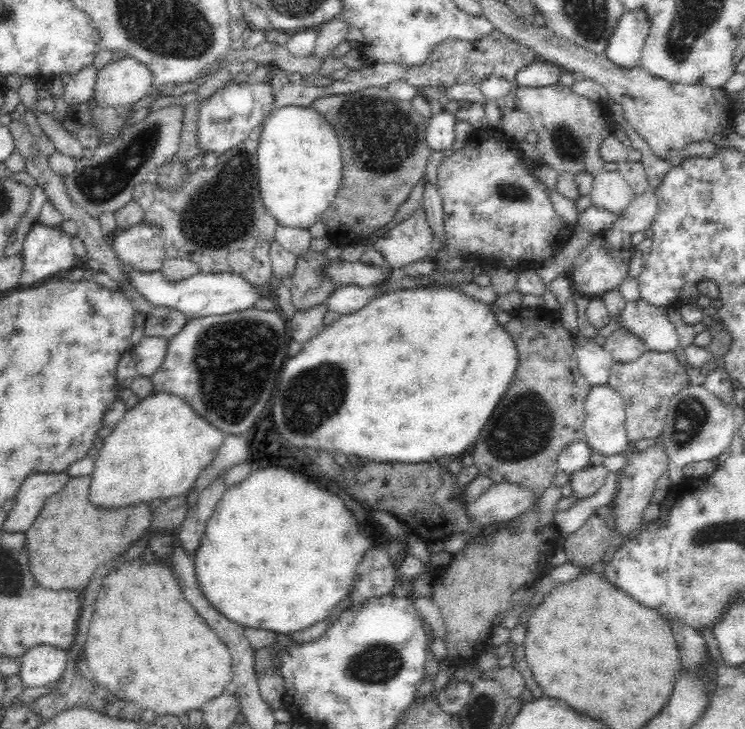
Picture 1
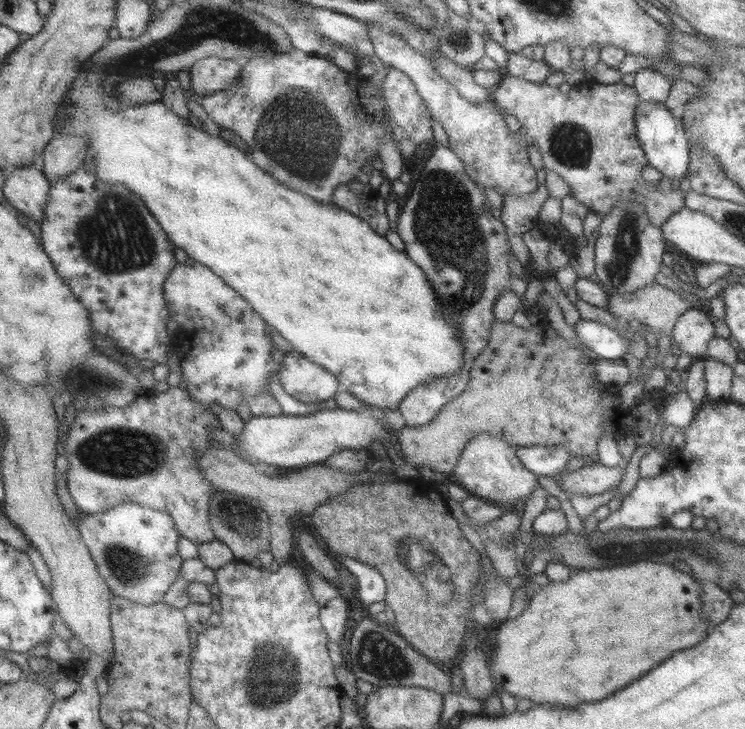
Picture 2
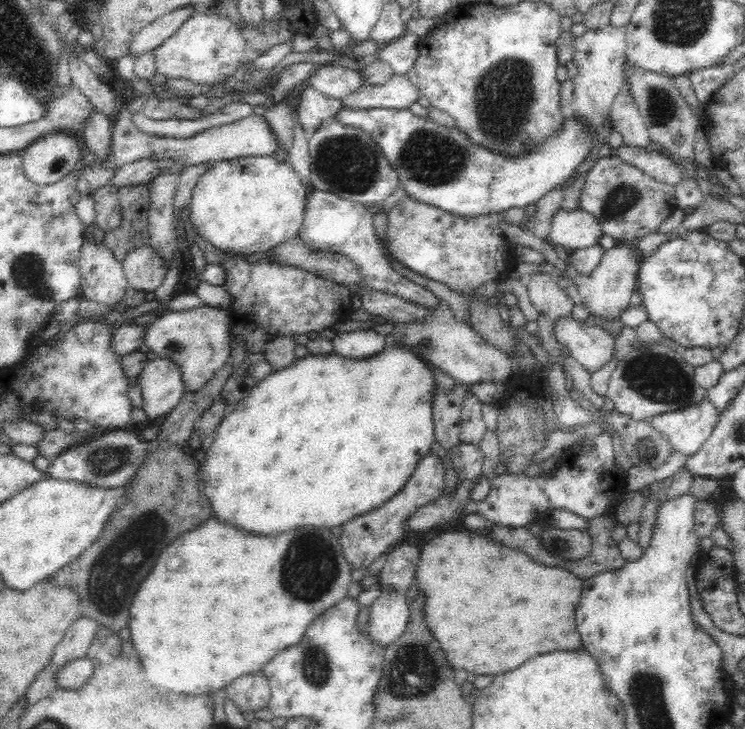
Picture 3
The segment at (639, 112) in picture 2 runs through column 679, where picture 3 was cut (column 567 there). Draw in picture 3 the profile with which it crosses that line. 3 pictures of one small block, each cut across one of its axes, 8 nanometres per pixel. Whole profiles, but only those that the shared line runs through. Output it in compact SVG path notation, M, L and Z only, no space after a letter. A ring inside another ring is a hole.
M342 107L335 112L333 118L342 124L358 127L371 134L371 138L379 144L389 164L396 170L399 183L404 186L406 196L436 206L460 218L476 218L482 214L498 214L510 208L526 208L534 205L548 192L559 188L570 179L594 146L602 145L598 144L597 136L586 125L586 121L574 114L565 116L560 130L551 134L542 146L522 156L503 156L498 152L493 152L471 142L458 128L446 128L434 122L430 117L422 119L406 108L398 110Z

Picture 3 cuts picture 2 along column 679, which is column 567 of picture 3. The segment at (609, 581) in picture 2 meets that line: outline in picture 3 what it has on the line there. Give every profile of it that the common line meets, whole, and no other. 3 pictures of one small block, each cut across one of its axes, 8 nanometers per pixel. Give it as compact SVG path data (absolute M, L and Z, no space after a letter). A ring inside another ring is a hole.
M457 531L442 532L436 536L432 536L430 540L426 540L421 545L420 564L417 566L416 574L417 583L419 584L419 592L426 594L426 623L428 628L432 630L432 634L436 636L436 640L440 642L442 650L448 652L448 662L454 668L466 668L472 674L498 674L498 672L508 672L514 670L518 666L522 666L526 660L538 656L538 654L546 654L546 652L554 652L554 650L582 650L583 642L580 634L576 630L576 622L574 622L574 612L576 612L576 604L580 600L582 594L583 579L578 577L563 567L544 566L544 564L536 564L528 558L520 550L514 550L508 546L504 546L501 542L496 542L486 535L474 531Z

